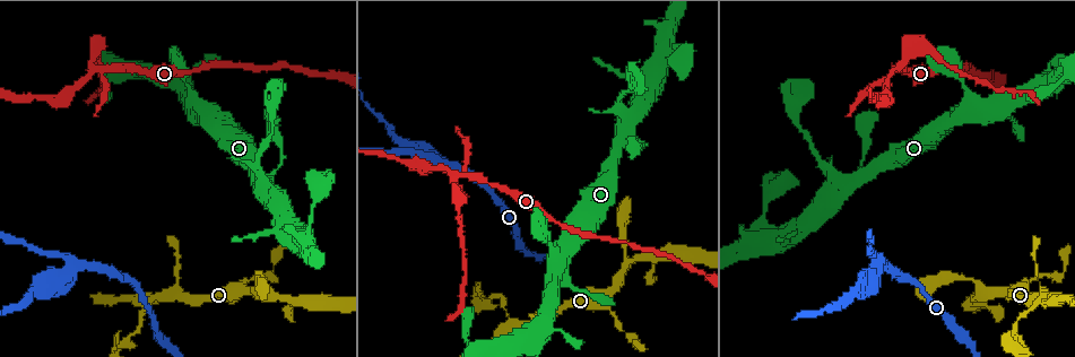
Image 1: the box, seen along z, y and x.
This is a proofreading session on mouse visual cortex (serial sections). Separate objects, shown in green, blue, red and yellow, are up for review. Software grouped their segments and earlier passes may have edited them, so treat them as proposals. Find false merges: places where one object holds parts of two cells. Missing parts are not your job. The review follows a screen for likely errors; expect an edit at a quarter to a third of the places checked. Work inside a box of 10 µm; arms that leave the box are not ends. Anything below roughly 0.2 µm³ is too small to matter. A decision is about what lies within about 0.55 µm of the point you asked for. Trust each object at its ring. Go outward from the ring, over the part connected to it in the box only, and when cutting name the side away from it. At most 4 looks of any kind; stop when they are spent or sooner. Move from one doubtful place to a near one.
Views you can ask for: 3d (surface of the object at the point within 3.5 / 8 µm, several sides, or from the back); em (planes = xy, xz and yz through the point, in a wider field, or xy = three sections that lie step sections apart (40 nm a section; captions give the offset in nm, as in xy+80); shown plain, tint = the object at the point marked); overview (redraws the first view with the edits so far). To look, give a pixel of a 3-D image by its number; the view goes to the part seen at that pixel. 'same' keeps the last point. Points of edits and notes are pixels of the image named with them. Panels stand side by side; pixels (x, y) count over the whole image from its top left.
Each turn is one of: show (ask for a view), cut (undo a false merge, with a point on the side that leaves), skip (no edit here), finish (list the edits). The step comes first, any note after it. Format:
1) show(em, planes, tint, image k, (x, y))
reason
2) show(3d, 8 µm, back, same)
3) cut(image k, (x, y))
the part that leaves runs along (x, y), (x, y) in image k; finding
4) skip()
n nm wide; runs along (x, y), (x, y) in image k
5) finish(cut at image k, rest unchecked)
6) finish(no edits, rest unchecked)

show(3d, 3.5 µm, image 1, (94, 66))
three arms meet

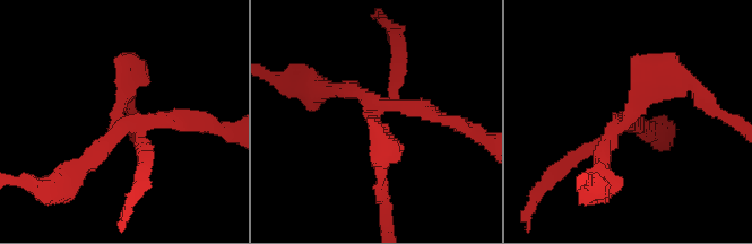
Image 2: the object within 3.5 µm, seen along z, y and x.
show(em, xy, step 3, tint, image 2, (619, 122))

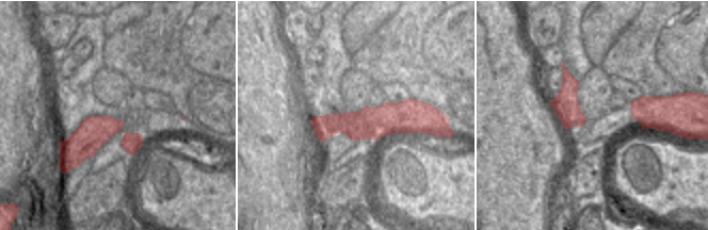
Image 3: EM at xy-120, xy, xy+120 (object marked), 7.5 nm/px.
cut(image 2, (127, 80))
two cells meet here

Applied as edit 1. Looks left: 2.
show(3d, 3.5 µm, image 1, (150, 300))
three arms meet

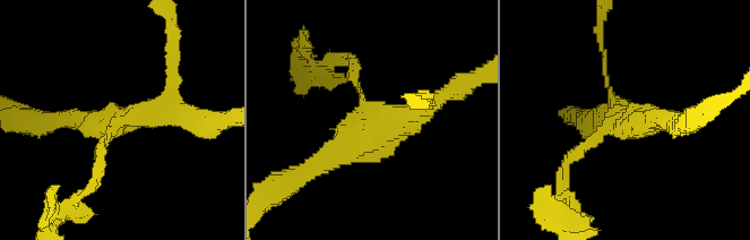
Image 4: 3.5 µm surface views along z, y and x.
show(em, xy, step 1, tint, image 4, (116, 118))
3 arms; arms of 100, 250, 300 nm

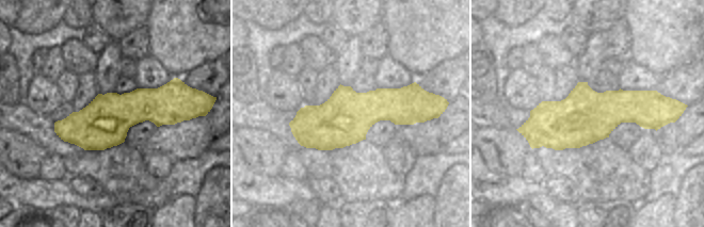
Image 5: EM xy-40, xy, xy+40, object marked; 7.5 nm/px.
cut(image 4, (566, 164))
400 nm wide; the part that leaves runs along (594, 142), (560, 177), (577, 217) in image 4; a second cell is stuck on

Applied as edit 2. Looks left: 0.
finish(cut at image 2, cut at image 4, rest unchecked)

